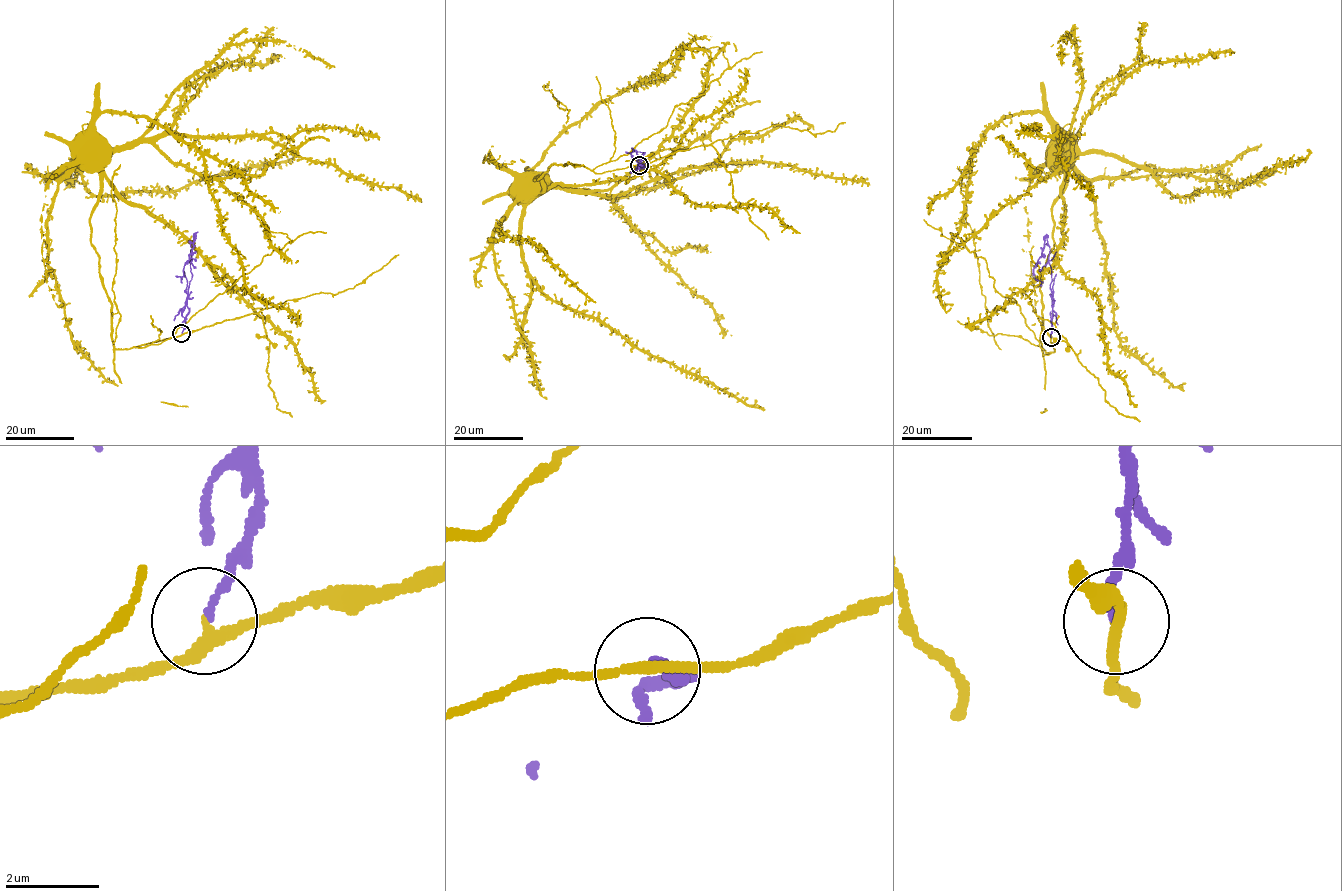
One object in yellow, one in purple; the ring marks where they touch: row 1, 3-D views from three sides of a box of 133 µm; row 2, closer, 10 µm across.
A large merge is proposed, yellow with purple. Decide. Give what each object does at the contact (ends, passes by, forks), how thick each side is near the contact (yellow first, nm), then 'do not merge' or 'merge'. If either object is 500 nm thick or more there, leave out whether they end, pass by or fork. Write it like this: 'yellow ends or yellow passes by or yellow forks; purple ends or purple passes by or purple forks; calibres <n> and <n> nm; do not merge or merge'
yellow passes by; purple ends; calibres 240 and 130 nm; do not merge

